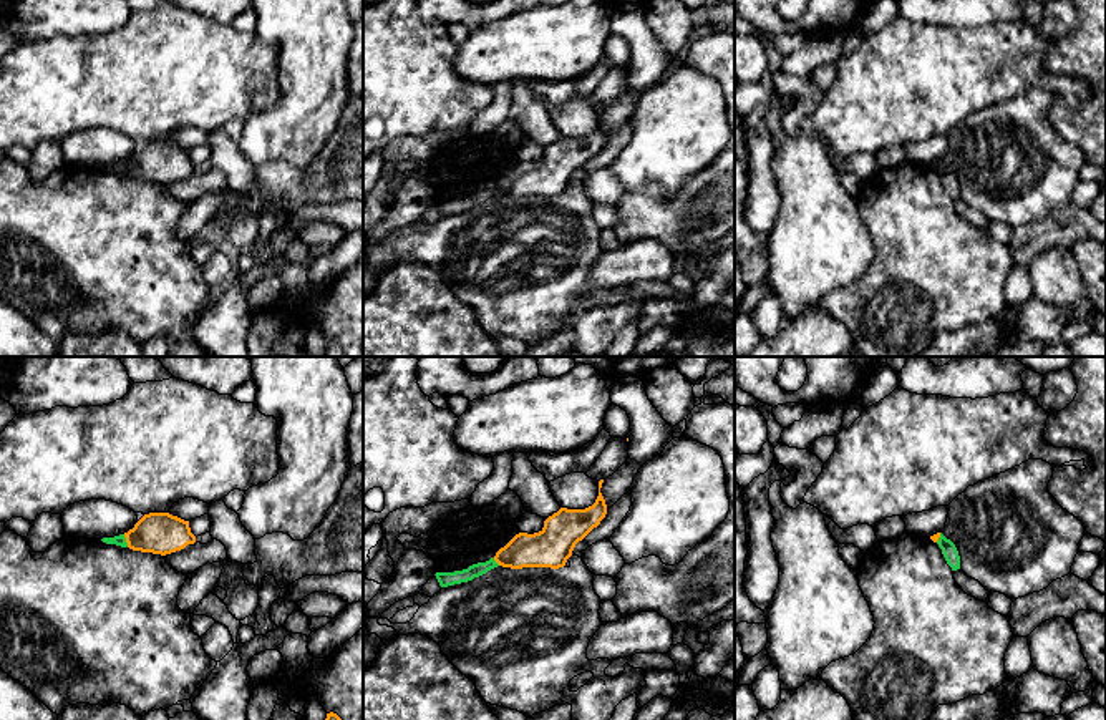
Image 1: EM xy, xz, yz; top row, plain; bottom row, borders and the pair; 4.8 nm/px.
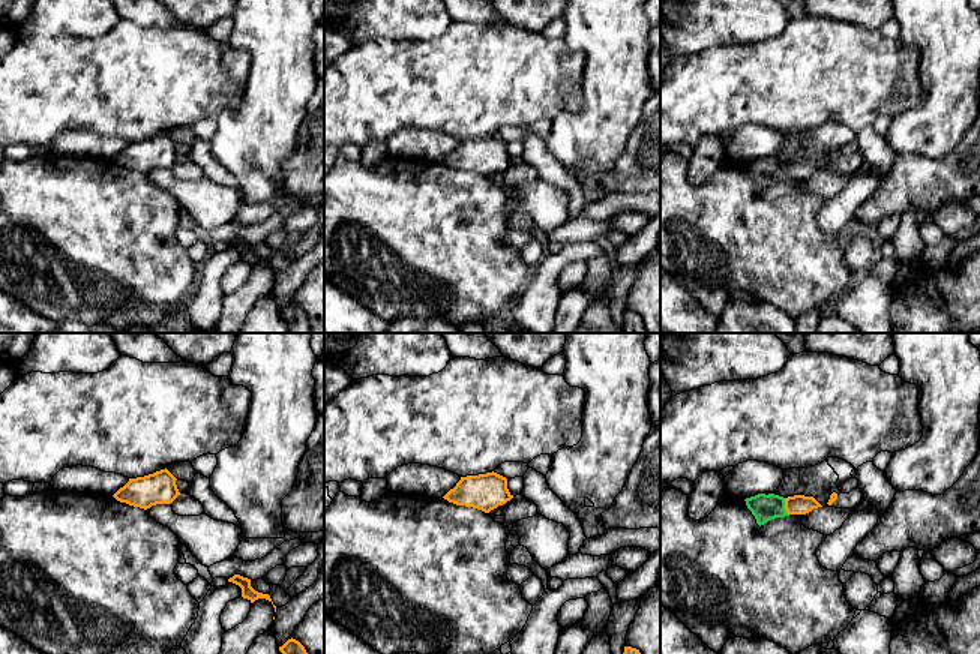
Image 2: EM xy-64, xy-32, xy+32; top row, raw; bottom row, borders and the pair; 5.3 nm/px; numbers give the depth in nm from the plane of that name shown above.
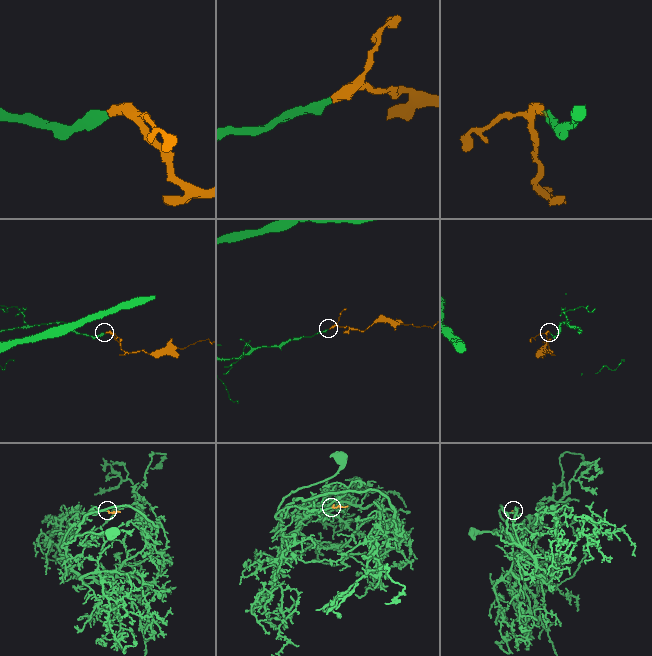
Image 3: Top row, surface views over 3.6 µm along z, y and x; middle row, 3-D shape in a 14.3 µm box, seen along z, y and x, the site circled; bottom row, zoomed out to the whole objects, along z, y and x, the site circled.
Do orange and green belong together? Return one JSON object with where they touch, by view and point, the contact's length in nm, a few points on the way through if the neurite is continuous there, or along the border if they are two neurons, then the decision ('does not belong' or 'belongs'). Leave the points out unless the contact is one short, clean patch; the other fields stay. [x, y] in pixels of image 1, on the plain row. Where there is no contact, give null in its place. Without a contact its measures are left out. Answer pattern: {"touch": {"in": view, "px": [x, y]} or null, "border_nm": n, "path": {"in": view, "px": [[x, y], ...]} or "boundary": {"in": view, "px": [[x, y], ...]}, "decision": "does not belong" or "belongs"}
{"touch": {"in": "xy", "px": [126, 170]}, "border_nm": 70, "path": {"in": "xy", "px": [[160, 161], [126, 170], [120, 168]]}, "decision": "belongs"}

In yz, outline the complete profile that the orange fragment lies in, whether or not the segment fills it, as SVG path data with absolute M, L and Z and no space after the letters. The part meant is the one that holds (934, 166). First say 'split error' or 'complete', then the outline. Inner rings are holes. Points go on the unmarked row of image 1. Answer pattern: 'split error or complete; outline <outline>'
split error; outline M942 161L930 164L930 168L939 173L952 199L960 197L960 184L958 184L955 173L950 168L947 168Z

